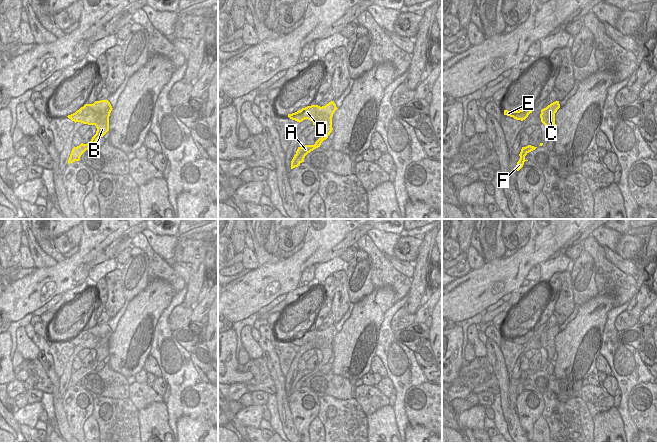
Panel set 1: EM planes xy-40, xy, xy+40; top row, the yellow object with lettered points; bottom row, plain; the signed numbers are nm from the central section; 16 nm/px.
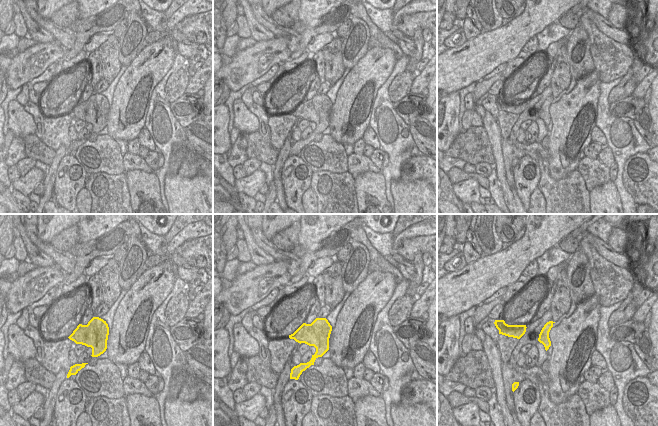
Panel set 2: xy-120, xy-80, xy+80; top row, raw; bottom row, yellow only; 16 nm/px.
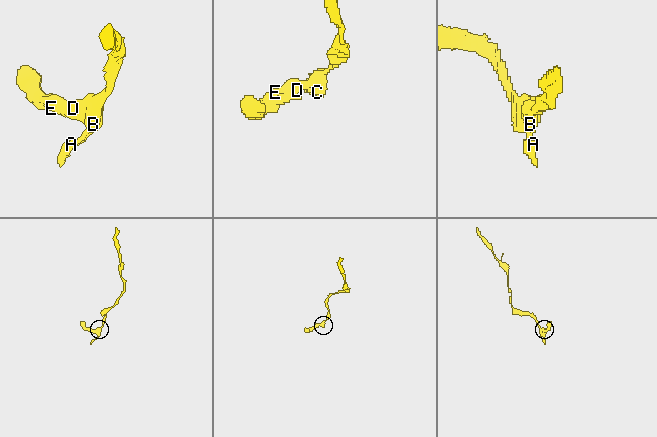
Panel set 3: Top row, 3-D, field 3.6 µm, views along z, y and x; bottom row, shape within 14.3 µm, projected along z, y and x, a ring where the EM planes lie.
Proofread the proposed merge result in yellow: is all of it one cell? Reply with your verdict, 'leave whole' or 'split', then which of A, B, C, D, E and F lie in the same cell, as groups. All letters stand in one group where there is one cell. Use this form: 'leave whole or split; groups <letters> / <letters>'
leave whole; groups A B C D E F

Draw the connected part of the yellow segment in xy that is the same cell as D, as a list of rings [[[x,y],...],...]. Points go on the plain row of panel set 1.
[[[331,325],[322,331],[318,329],[311,329],[302,332],[295,337],[288,338],[290,343],[299,347],[308,343],[313,346],[313,349],[319,349],[322,352],[322,360],[315,366],[314,369],[298,371],[296,378],[291,385],[291,393],[298,391],[302,386],[304,386],[305,380],[314,373],[320,371],[321,367],[328,362],[333,354],[332,341],[337,333],[338,332],[336,331],[334,325]]]

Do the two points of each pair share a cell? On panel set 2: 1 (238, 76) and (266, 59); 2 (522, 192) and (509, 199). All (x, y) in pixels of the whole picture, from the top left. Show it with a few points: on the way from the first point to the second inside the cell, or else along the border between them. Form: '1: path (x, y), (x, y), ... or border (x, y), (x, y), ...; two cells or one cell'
1: path (245, 69), (259, 59); one cell
2: border (514, 188), (522, 203); two cells

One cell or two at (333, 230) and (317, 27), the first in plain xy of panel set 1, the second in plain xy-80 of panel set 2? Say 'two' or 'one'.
two

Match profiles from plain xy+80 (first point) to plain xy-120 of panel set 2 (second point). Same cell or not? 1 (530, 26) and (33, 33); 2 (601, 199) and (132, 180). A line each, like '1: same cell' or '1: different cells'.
1: different cells
2: same cell

